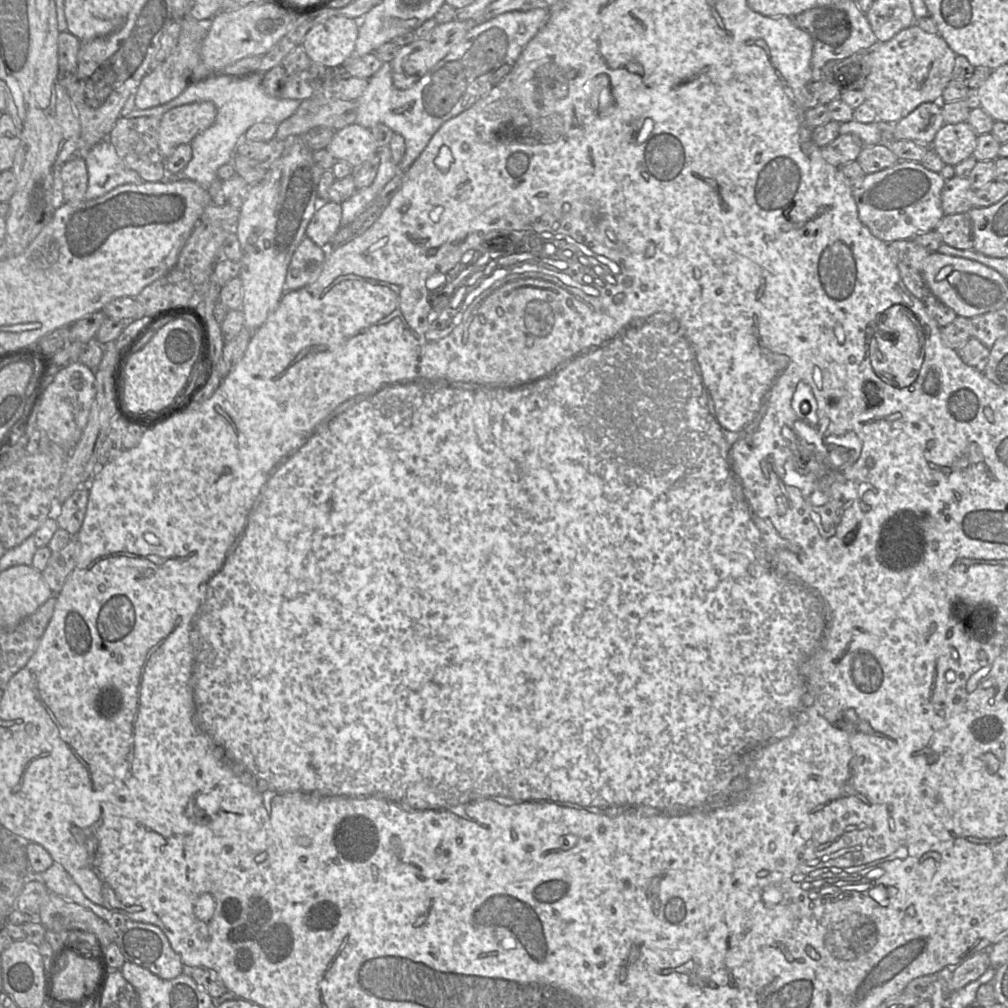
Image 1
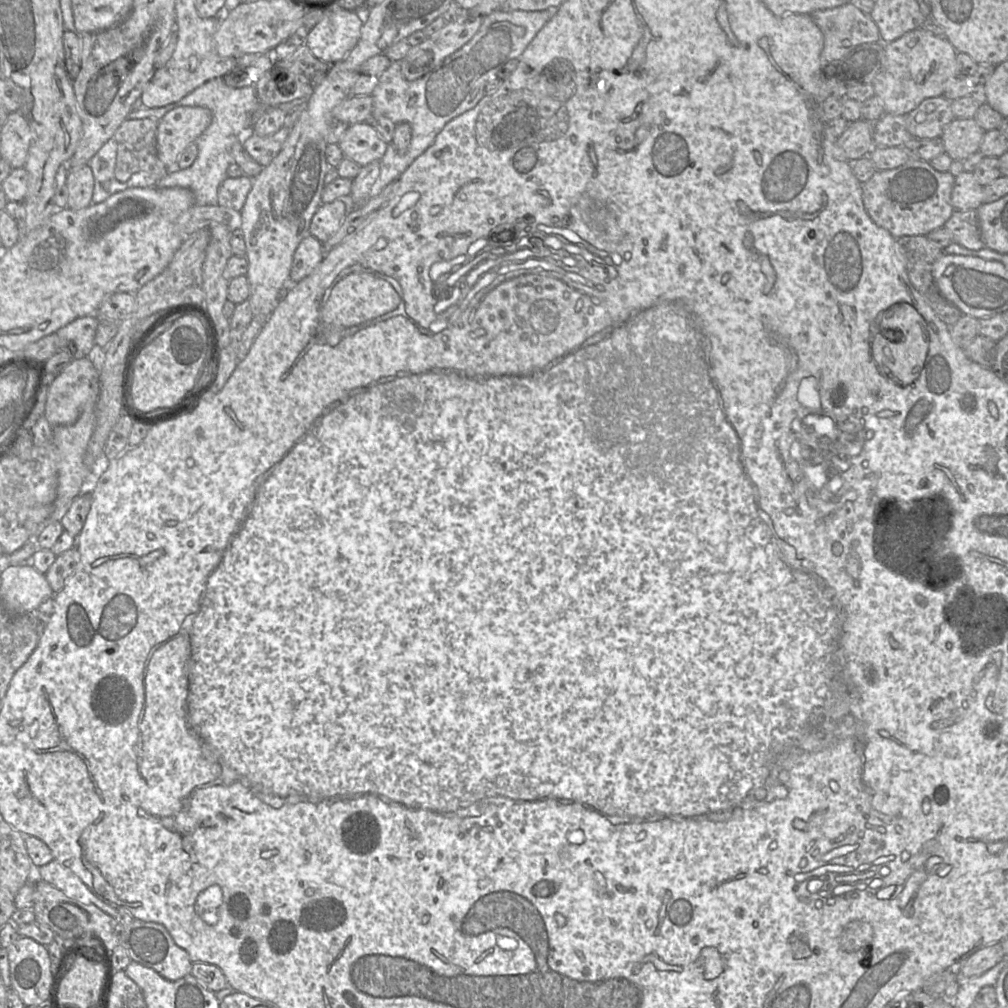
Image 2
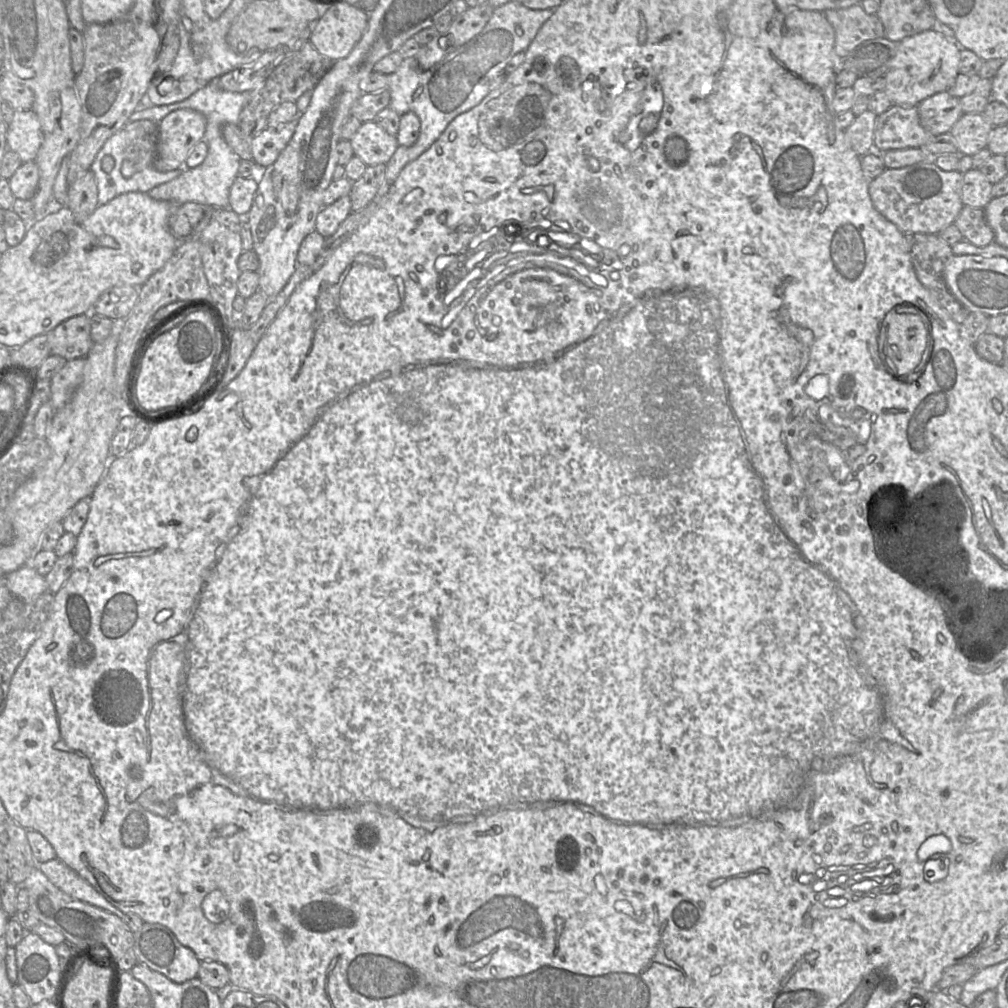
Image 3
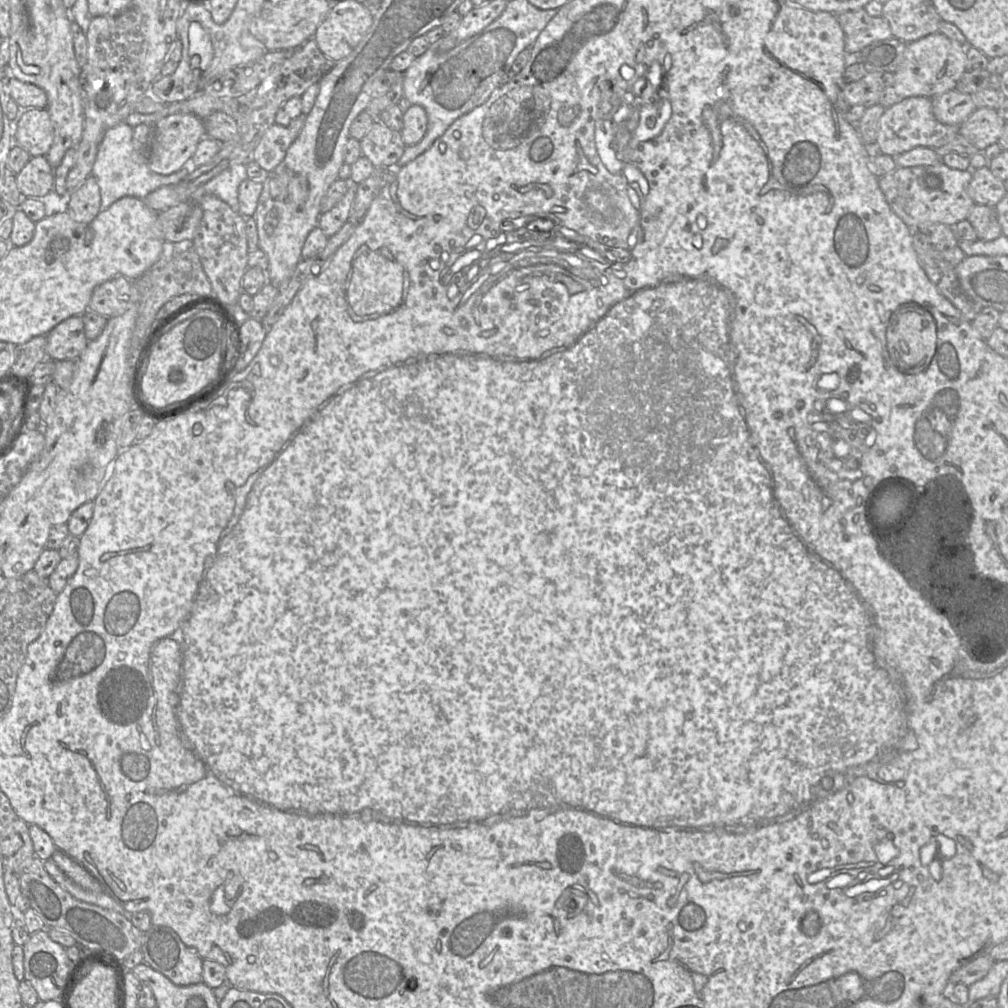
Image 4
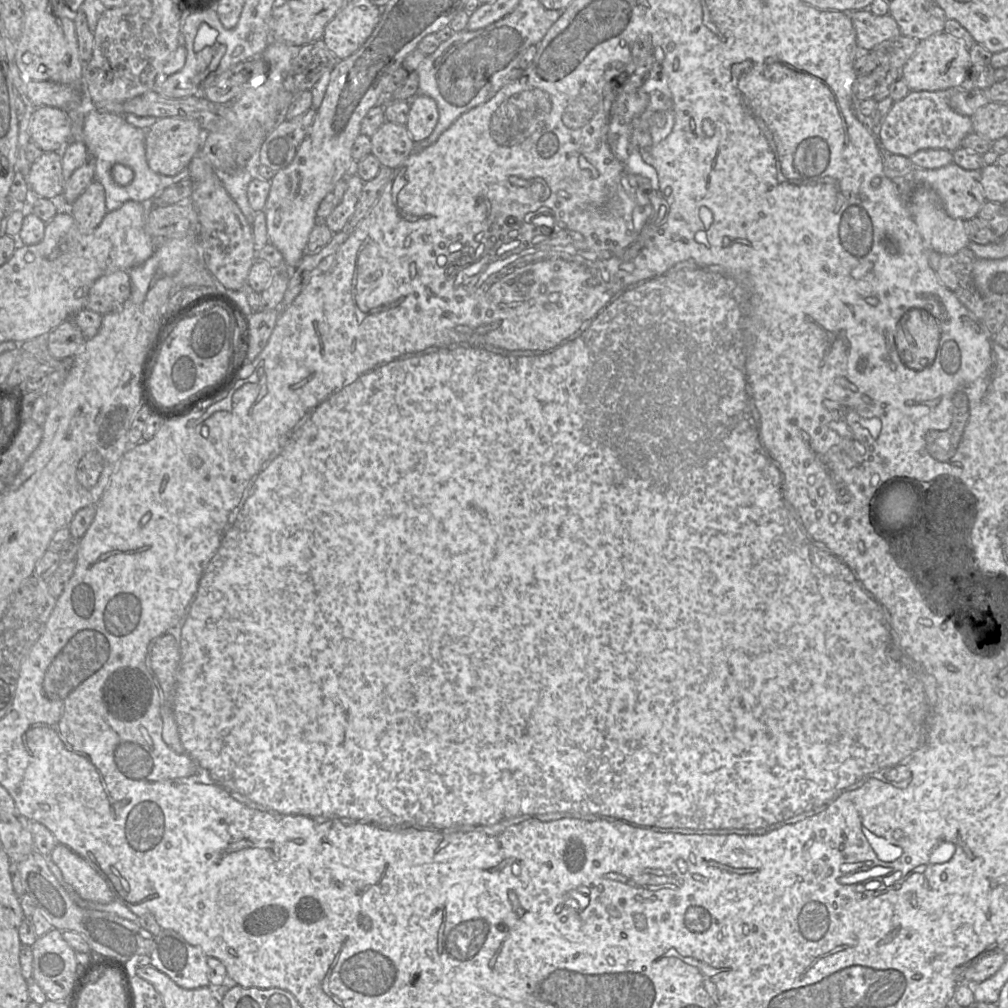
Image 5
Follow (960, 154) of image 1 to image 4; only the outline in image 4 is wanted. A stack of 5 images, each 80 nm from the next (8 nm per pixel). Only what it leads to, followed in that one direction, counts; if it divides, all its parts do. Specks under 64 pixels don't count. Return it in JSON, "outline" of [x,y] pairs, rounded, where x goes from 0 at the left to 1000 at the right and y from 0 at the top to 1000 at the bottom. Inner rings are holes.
{"outline":[[[968,107],[951,124],[951,133],[973,151],[983,143],[989,142],[997,122],[998,120],[990,113],[989,108]]]}

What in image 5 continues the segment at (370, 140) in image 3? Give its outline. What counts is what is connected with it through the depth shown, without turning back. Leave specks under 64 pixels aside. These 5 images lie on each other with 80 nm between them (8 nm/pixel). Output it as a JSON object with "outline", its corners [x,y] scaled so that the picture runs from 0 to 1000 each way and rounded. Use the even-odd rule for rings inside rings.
{"outline":[[[383,121],[367,136],[368,153],[371,154],[378,165],[393,168],[412,151],[412,141],[409,139],[403,124]]]}

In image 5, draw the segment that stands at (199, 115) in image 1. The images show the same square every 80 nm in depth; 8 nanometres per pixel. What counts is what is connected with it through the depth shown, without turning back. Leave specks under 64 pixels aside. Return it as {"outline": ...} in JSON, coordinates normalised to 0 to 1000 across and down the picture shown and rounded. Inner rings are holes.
{"outline":[[[163,116],[145,130],[145,158],[150,169],[173,175],[185,168],[192,154],[199,148],[203,131],[195,120],[187,117]]]}

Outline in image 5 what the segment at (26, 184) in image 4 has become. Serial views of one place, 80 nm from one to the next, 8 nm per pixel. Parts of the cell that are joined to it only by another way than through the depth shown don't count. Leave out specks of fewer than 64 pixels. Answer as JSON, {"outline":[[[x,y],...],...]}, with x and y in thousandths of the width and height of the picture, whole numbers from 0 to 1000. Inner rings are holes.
{"outline":[[[56,150],[44,151],[31,163],[25,178],[35,193],[51,197],[63,191],[64,179],[61,154],[61,151]]]}

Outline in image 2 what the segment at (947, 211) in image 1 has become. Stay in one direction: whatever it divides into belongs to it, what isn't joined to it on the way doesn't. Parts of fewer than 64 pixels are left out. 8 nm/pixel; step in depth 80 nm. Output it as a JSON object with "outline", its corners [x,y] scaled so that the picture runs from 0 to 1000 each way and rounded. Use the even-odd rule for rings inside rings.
{"outline":[[[955,170],[947,177],[943,192],[946,208],[968,208],[975,202],[975,185],[965,171]]]}

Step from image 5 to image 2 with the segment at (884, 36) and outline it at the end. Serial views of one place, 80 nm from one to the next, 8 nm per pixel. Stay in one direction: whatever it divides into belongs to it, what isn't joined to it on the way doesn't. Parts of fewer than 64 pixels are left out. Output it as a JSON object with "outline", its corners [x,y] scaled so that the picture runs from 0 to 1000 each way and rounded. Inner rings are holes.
{"outline":[[[848,2],[809,10],[804,16],[817,36],[815,65],[834,60],[854,44],[874,41],[871,26]]]}

